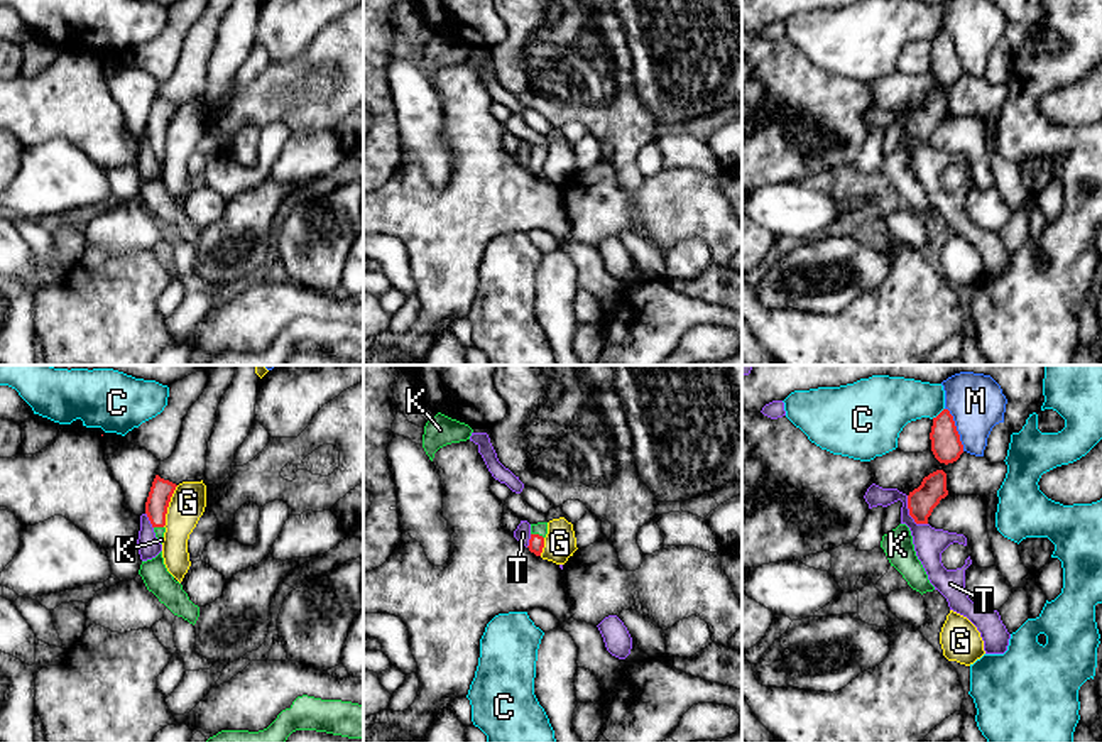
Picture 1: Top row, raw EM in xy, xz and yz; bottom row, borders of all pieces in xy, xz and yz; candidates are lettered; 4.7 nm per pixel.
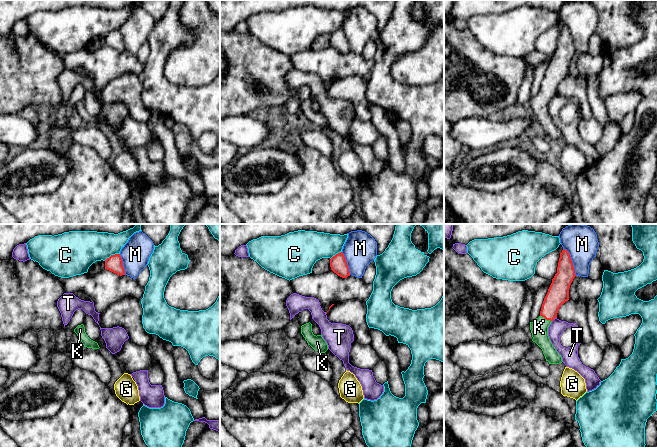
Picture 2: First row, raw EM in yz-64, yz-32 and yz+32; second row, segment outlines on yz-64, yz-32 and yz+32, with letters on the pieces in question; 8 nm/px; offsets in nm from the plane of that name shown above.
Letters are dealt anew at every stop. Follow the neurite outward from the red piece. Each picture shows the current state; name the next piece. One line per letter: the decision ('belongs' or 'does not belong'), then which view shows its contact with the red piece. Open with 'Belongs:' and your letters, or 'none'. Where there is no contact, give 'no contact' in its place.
Belongs: K
C: does not belong; contact in yz
G: does not belong; contact in xy
K: belongs; contact in xz
M: does not belong; contact in yz
T: does not belong; contact in yz

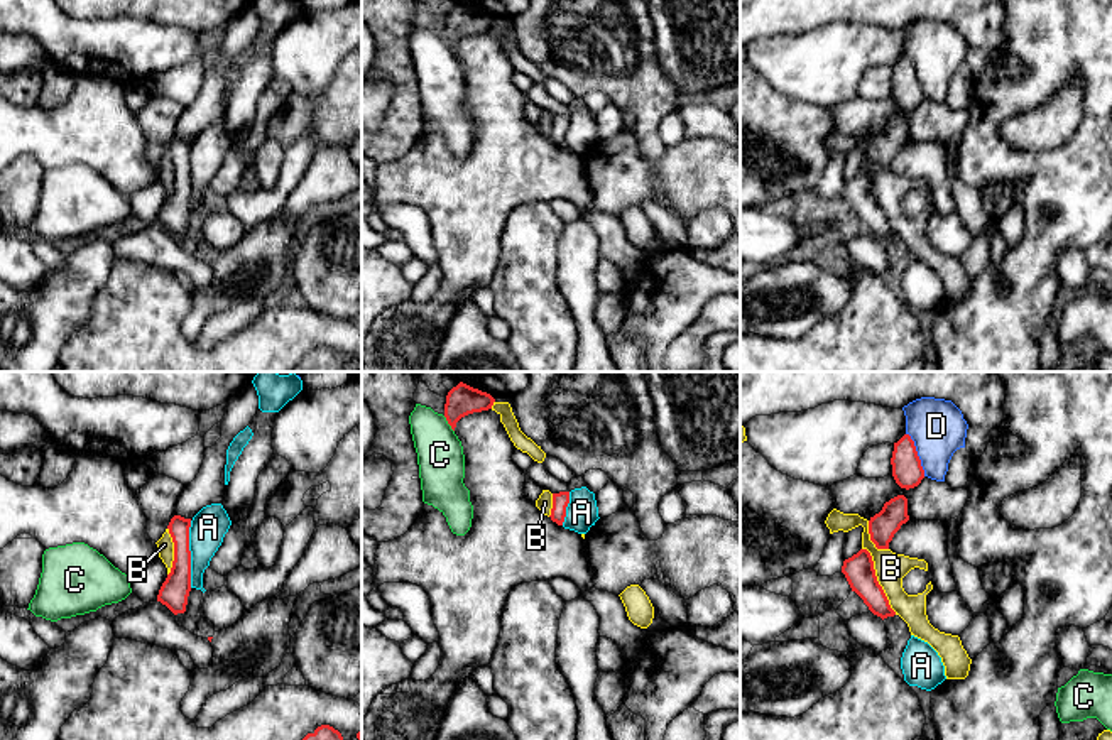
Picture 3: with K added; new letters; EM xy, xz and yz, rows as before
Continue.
Belongs: none
A: does not belong; contact in xy
B: does not belong; contact in yz
C: does not belong; contact in xz
D: does not belong; contact in yz

